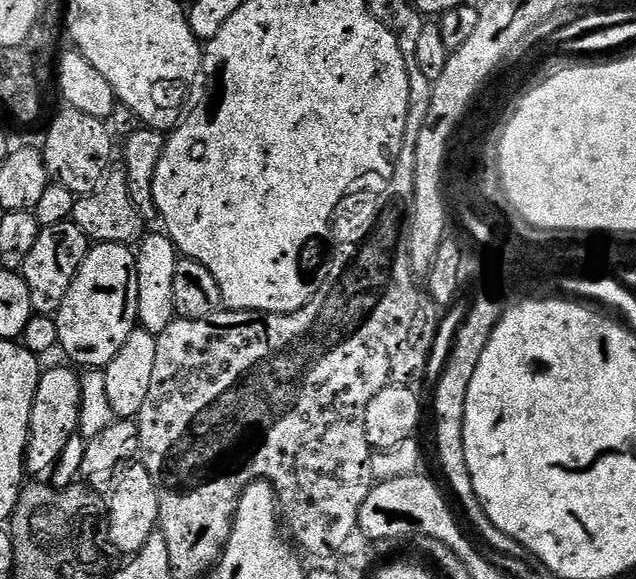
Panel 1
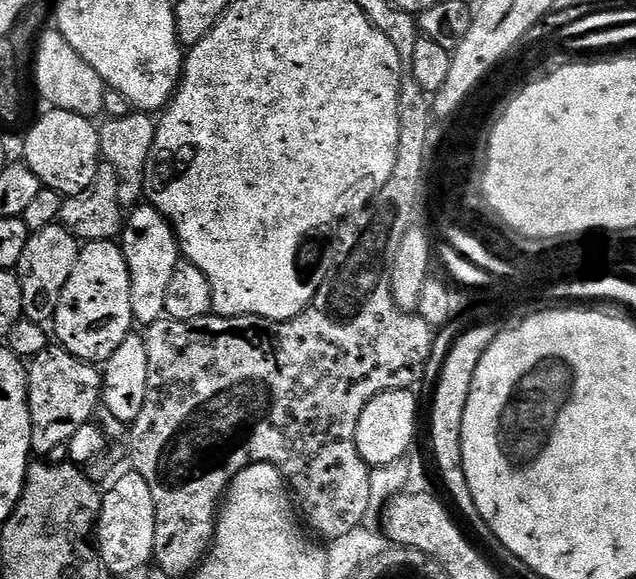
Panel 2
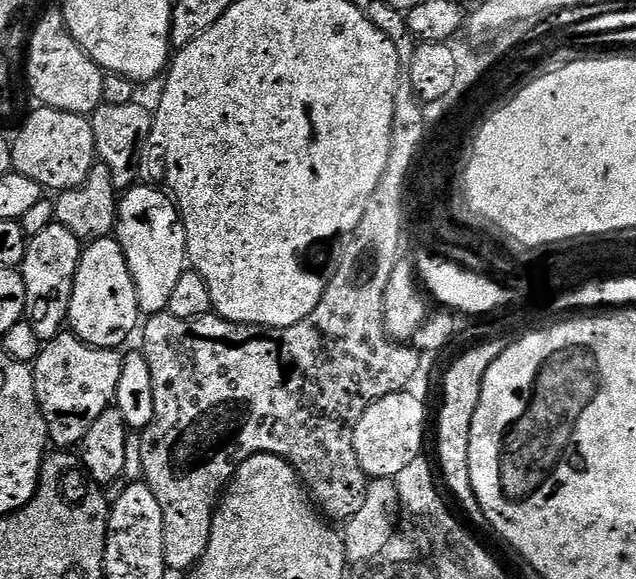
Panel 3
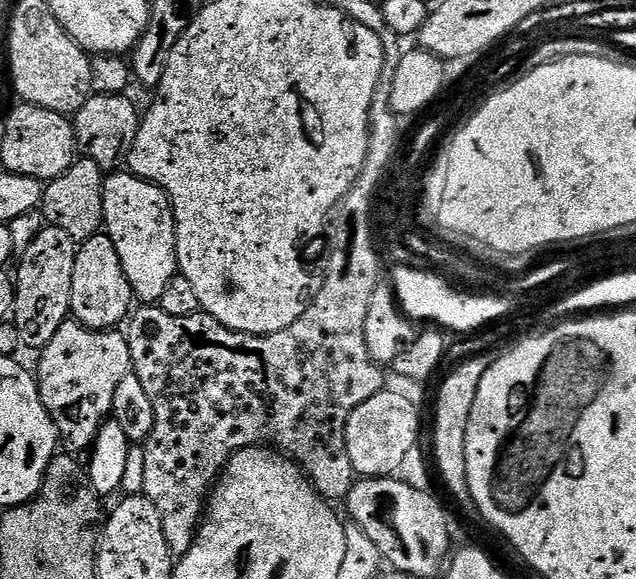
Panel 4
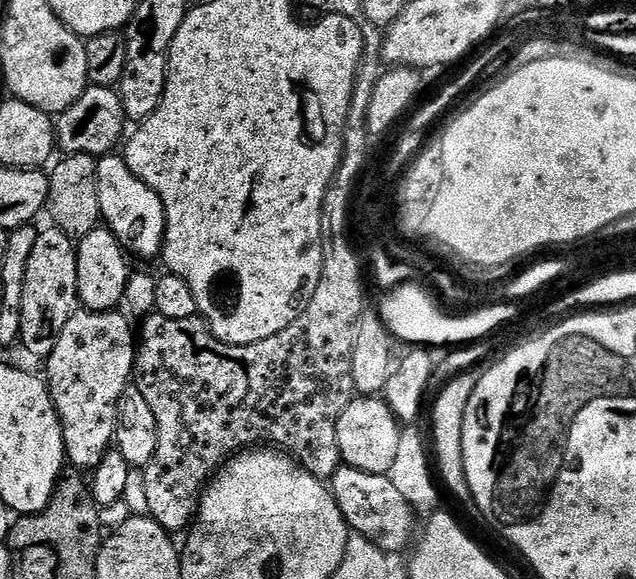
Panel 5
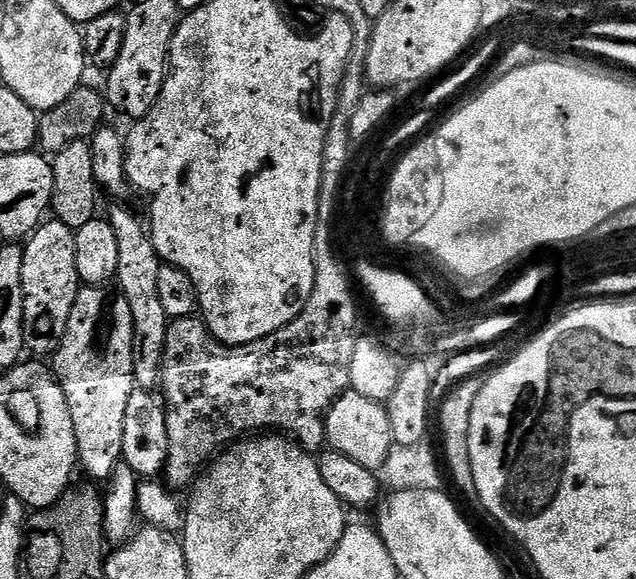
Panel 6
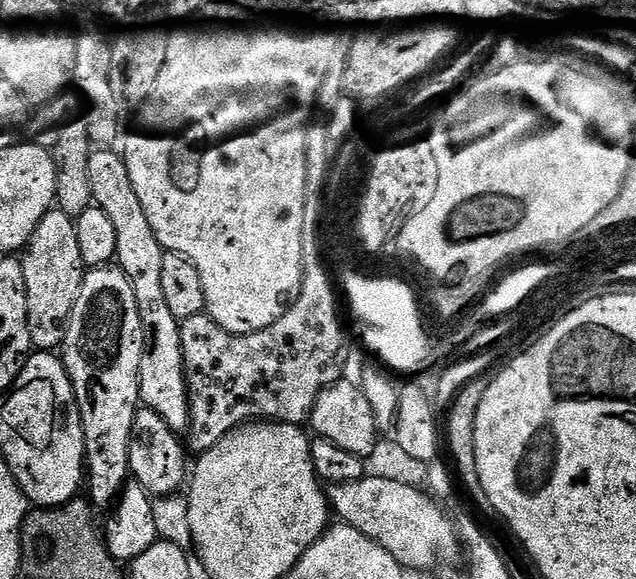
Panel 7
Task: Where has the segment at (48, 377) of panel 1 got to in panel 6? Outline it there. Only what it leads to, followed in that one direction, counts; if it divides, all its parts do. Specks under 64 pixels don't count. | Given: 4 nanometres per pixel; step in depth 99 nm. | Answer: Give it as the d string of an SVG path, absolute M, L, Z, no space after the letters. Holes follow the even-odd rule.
M84 286L81 287L78 298L74 302L74 310L70 310L70 322L66 326L66 334L62 338L59 350L54 354L54 375L56 381L62 386L62 390L66 394L66 402L70 410L70 418L74 422L74 434L76 435L76 450L77 459L81 469L88 472L89 479L96 482L101 482L108 477L108 479L115 473L115 469L122 460L123 448L123 420L126 418L127 403L134 389L137 387L136 383L136 331L134 330L134 318L130 314L130 302L126 302L126 298L118 290L111 292L111 287L108 286Z

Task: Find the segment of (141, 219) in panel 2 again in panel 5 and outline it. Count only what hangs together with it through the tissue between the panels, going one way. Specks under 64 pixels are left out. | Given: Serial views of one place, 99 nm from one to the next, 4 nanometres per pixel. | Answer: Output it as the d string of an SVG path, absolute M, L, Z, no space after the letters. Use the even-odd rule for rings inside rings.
M109 154L96 161L96 181L98 182L98 202L103 223L133 257L141 256L152 260L161 255L164 246L164 203L159 194L146 182L142 182L130 170L123 155Z

